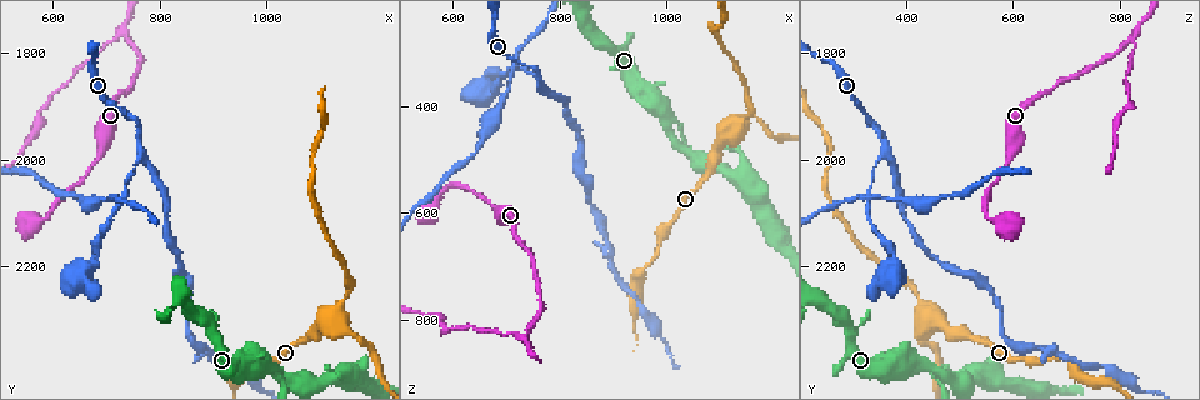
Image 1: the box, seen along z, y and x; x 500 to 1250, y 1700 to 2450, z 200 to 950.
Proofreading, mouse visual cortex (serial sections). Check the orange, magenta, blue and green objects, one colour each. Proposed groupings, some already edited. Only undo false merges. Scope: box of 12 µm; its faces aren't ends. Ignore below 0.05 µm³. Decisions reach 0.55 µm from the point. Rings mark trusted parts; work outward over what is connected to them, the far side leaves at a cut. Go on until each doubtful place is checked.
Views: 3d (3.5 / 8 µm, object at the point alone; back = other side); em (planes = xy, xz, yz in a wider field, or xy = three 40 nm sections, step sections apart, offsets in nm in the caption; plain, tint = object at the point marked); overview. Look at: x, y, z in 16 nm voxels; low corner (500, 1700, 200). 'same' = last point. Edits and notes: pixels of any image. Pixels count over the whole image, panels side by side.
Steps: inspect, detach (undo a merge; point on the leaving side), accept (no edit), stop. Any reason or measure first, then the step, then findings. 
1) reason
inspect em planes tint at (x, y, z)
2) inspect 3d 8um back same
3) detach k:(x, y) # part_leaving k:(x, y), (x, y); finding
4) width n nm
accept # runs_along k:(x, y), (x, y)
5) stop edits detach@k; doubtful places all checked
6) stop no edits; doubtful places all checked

three arms meet
inspect 3d 3.5um at (735, 1760, 835)

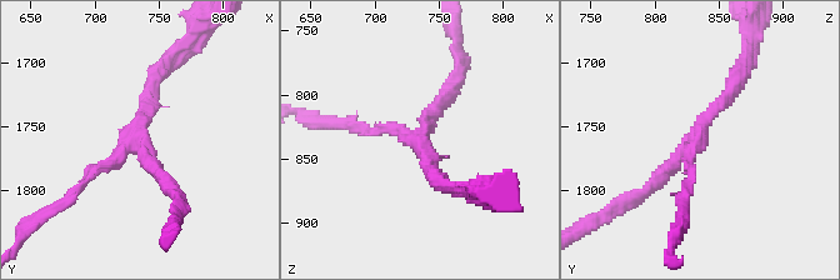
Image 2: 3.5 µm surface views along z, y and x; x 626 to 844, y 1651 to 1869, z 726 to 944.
arms 3; arm_widths 150, 200, 200 nm; shape alone is not enough
inspect em xy step 5 tint at (736, 1764, 830)

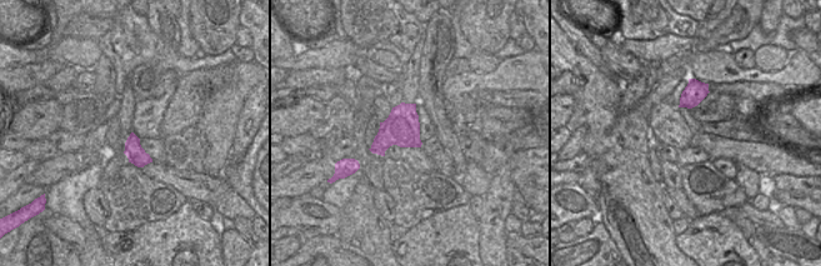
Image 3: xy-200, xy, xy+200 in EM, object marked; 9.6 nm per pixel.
accept # runs_along 2:(455, 80), (416, 138), (355, 125); one cell here

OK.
arms part here
inspect 3d 8um at (765, 1985, 370)

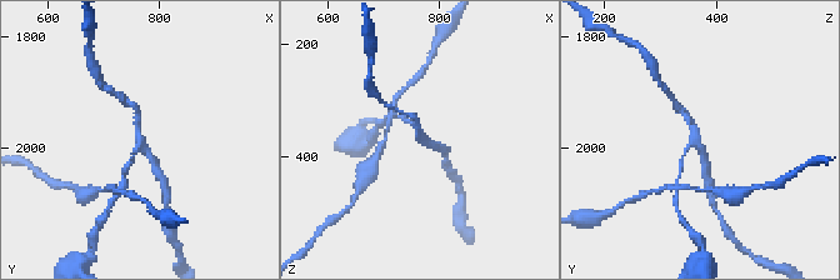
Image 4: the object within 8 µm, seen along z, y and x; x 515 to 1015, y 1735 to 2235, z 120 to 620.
inspect 3d 3.5um at (765, 1990, 370)

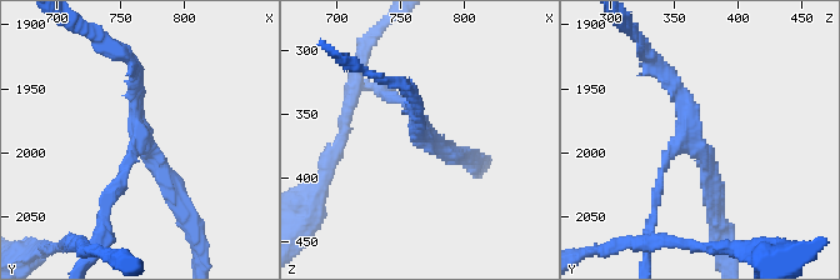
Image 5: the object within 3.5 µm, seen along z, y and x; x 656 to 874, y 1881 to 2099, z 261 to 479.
arms 3; arm_widths 150, 150, 200 nm
inspect em xy step 3 tint at (766, 1986, 366)

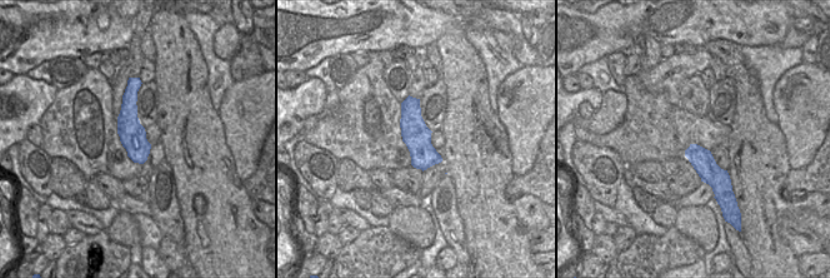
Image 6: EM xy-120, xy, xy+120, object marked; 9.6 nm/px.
accept # runs_along 6:(130, 87), (129, 129), (141, 159); continuous, no second cell

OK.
inspect 3d 8um at (1140, 2275, 425)

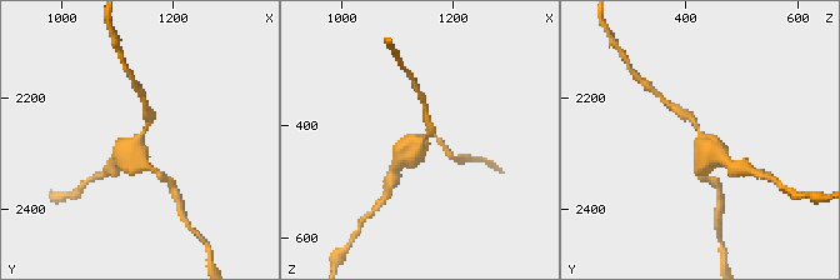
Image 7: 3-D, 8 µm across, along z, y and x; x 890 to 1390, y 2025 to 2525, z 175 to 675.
inspect em planes tint at (1135, 2280, 425)

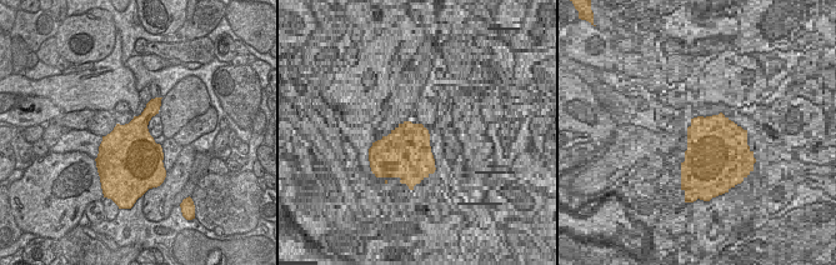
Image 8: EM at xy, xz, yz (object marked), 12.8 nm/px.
accept # runs_along 7:(731, 168), (703, 146), (693, 120); all the same cell

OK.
four or more arms meet
inspect 3d 3.5um back at (730, 2065, 330)

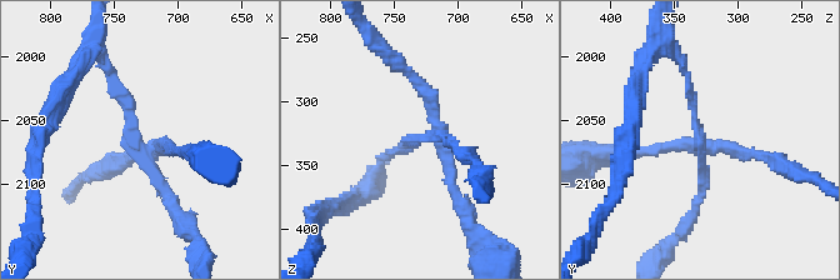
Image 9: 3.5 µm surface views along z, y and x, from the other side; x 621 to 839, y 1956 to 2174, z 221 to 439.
arms 4; arm_widths 150, 150, 150, 200 nm
inspect em xy step 5 tint at (734, 2068, 328)

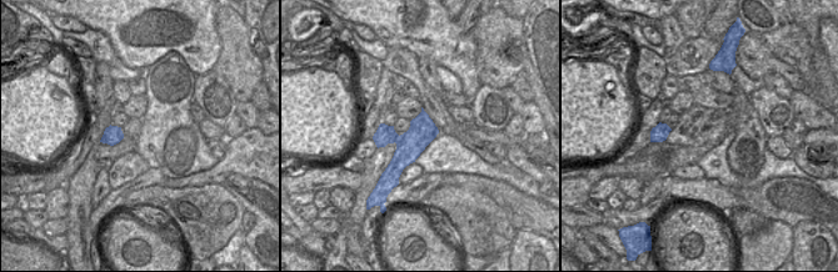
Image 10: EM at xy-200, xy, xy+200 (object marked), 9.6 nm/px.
width 260 nm
detach 9:(659, 149) # part_leaving 9:(443, 148), (451, 189), (478, 240); a second cell is stuck on

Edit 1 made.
stop edits detach@9; doubtful places all checked

